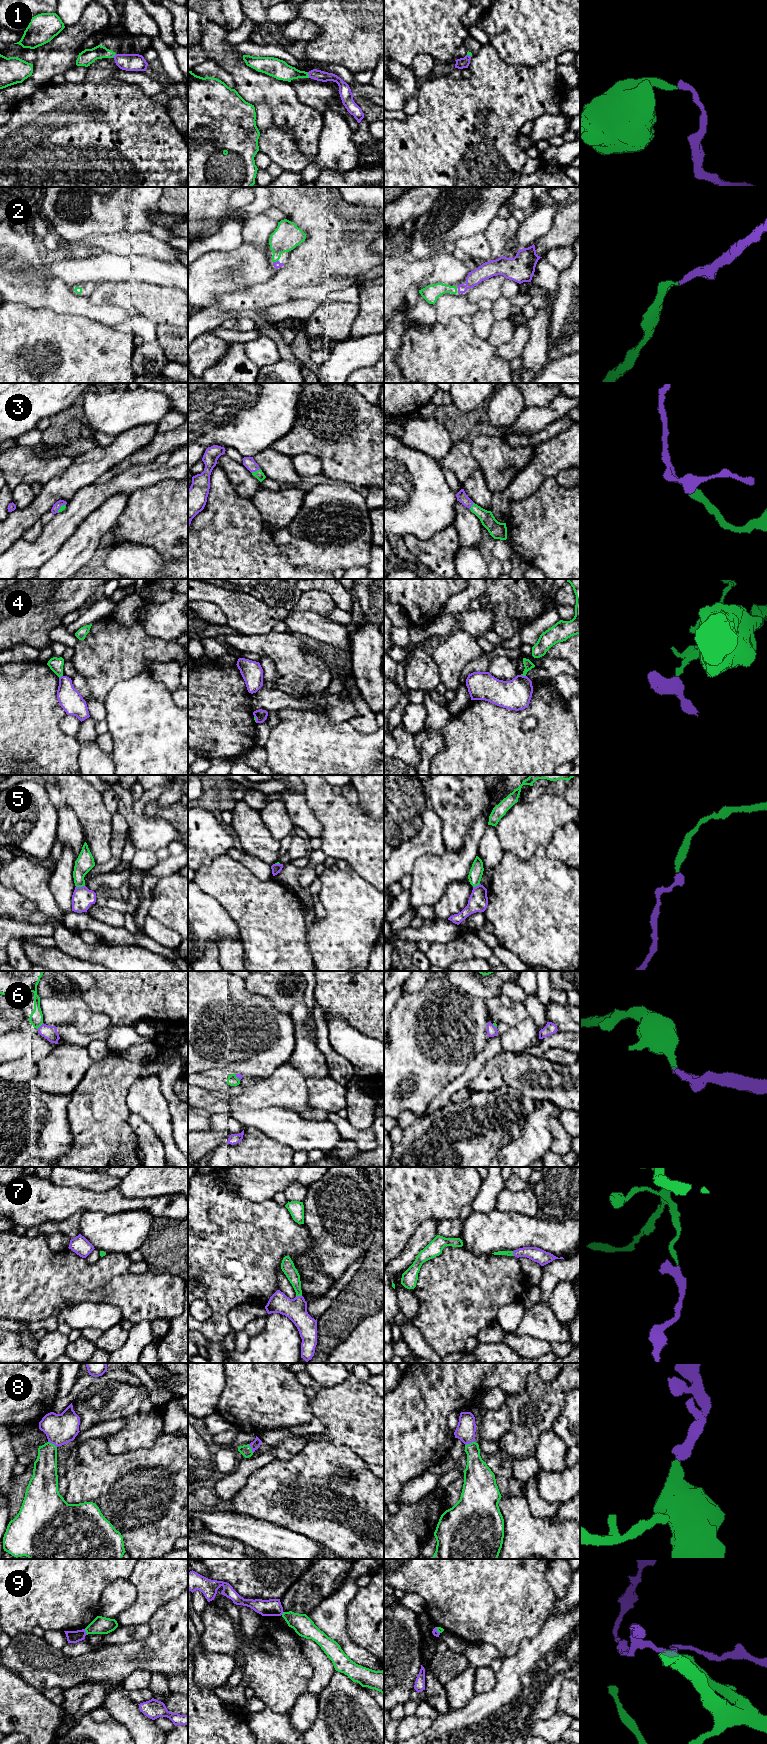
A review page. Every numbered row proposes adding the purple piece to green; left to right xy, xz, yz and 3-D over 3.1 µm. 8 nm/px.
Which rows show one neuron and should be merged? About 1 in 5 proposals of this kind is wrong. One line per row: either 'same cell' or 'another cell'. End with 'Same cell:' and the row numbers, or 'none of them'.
1: another cell
2: same cell
3: same cell
4: another cell
5: same cell
6: another cell
7: same cell
8: same cell
9: another cell
Same cell: 2, 3, 5, 7, 8

